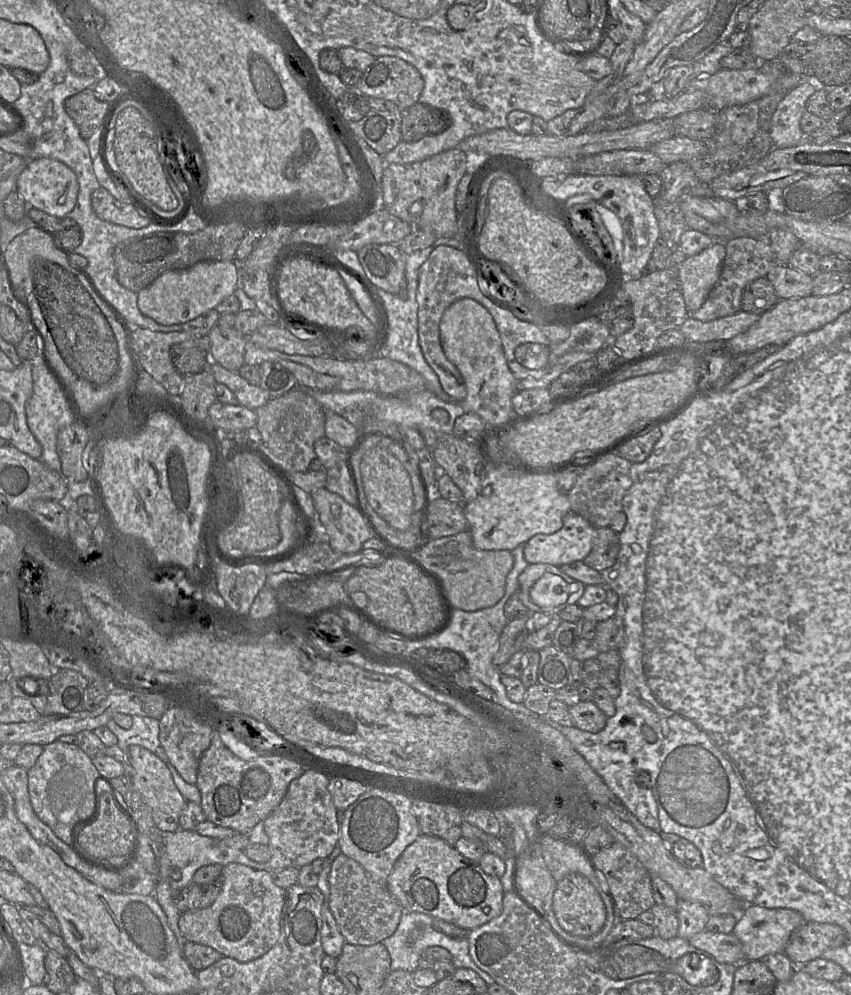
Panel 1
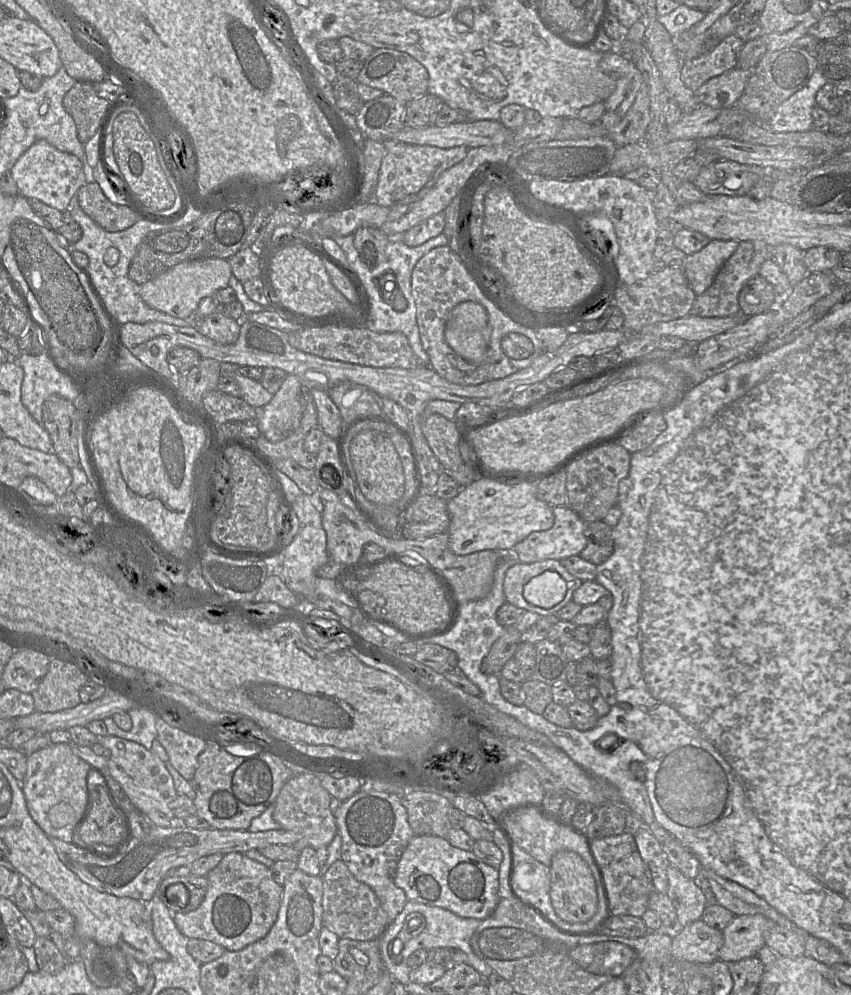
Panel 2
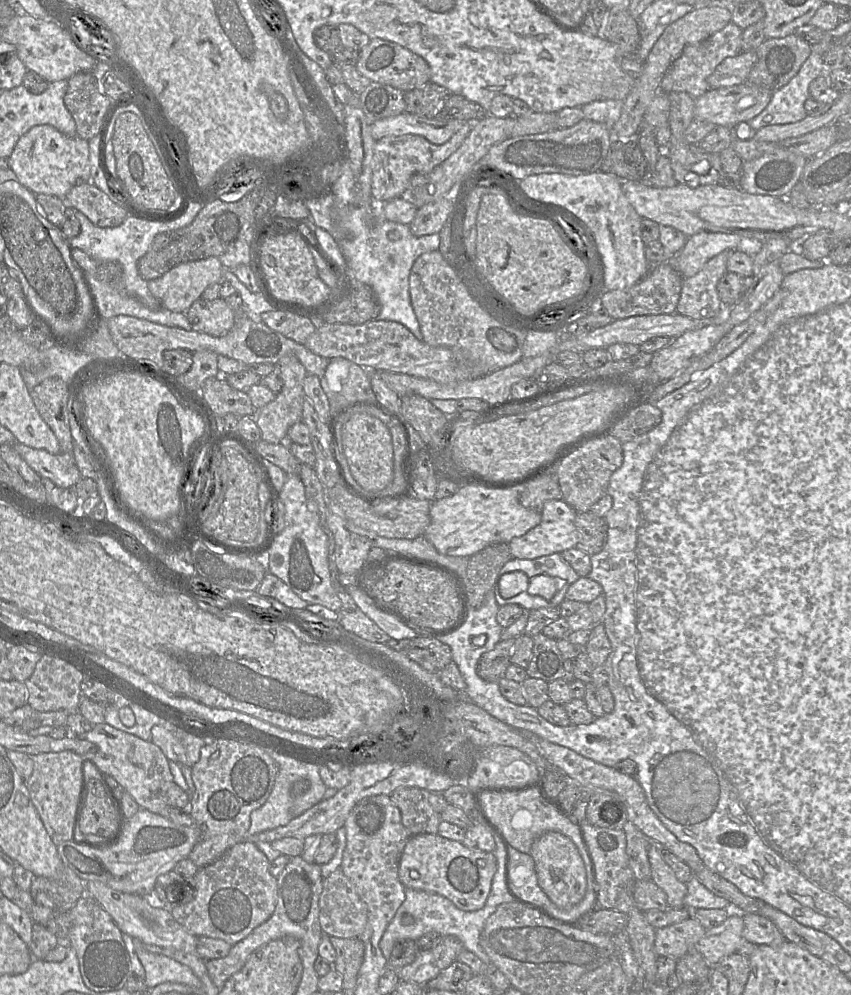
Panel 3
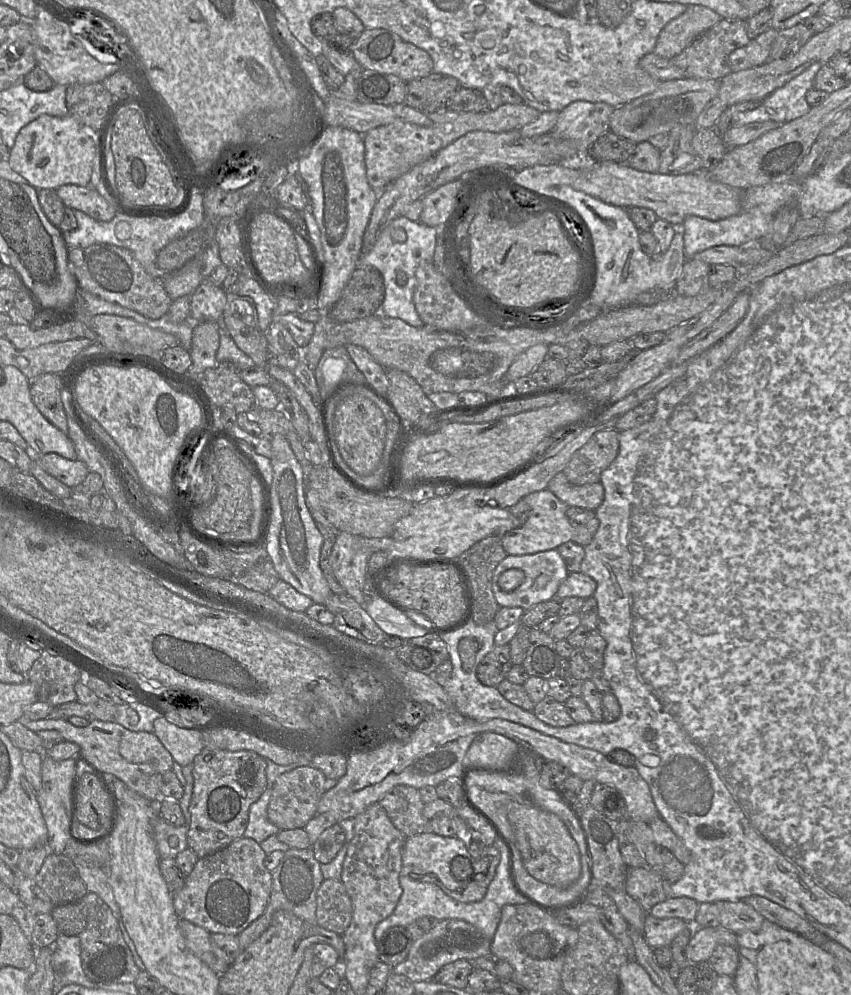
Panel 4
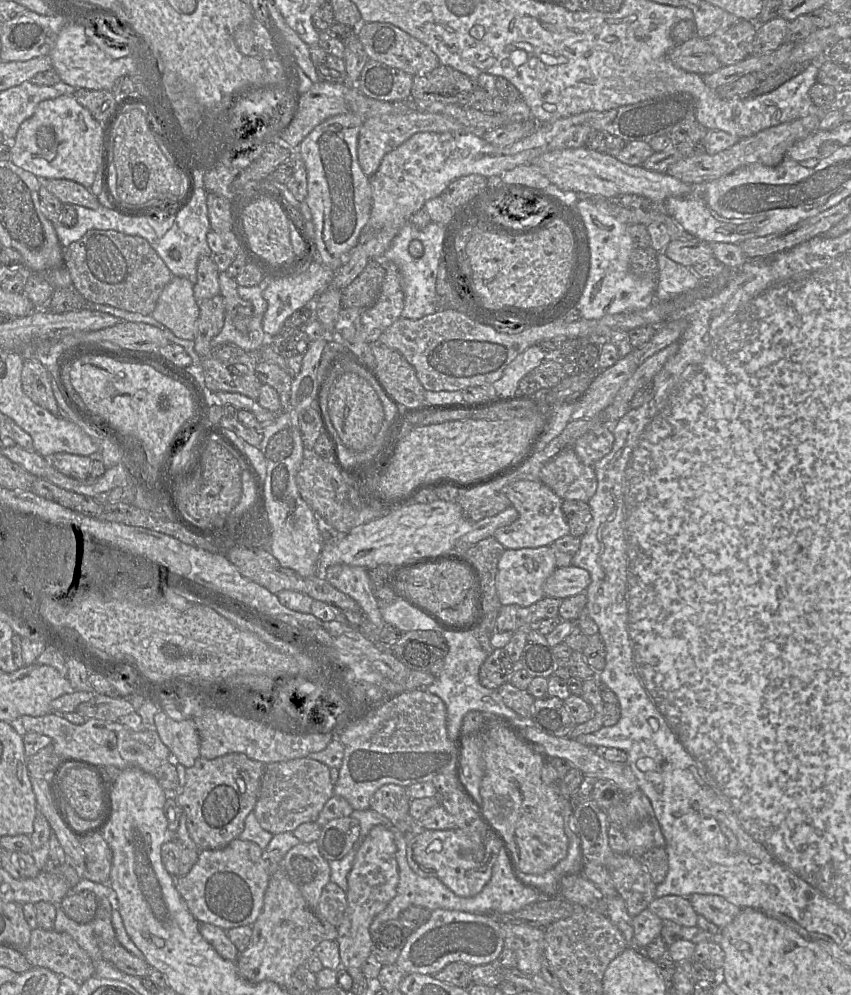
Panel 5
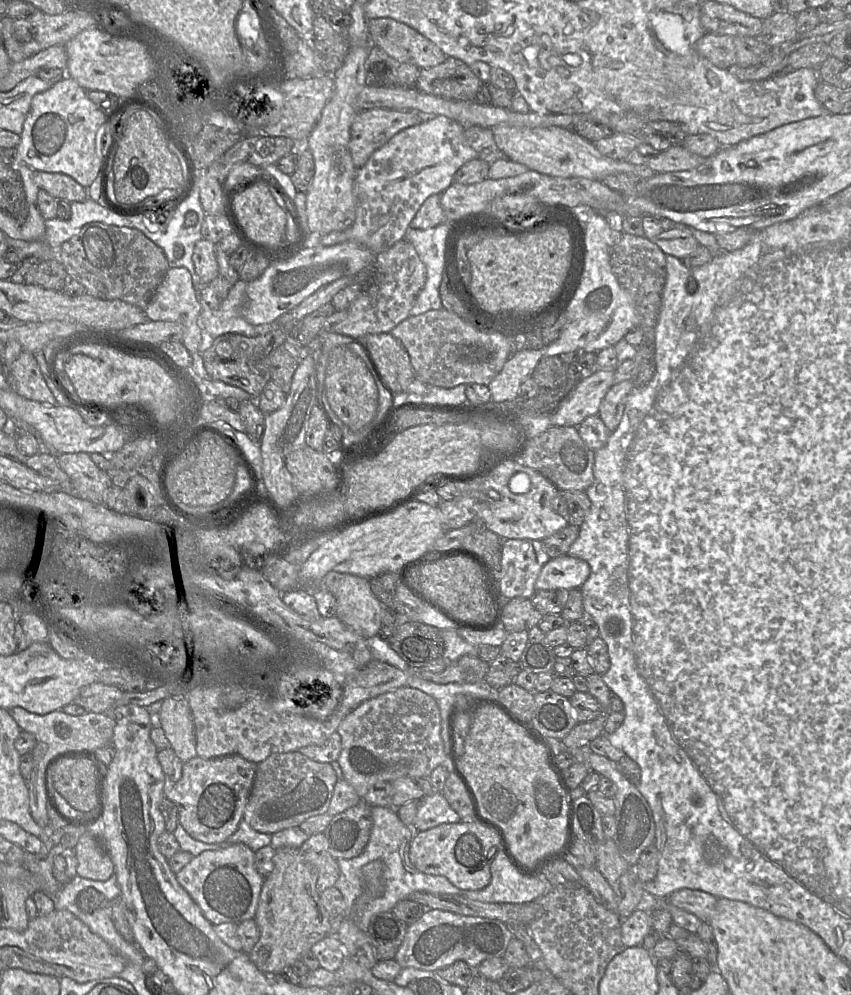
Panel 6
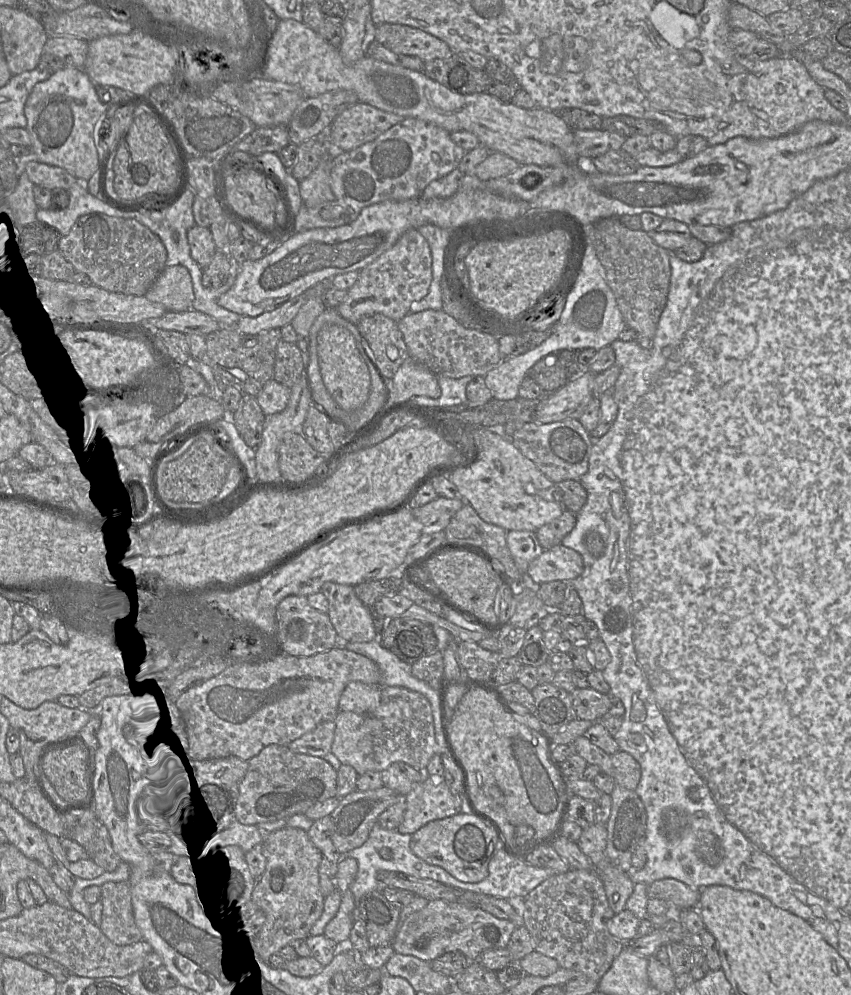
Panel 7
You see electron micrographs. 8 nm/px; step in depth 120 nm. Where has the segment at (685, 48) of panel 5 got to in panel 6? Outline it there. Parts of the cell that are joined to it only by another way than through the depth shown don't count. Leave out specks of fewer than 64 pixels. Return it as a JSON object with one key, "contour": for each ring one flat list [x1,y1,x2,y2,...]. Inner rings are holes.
{"contour":[[706,33,696,42,695,49,715,66,729,70,736,63,734,36]]}

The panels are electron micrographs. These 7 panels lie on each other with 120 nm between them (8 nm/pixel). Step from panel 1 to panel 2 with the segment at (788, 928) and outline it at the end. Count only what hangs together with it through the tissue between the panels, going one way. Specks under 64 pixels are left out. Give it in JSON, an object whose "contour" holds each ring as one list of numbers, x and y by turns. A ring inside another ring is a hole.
{"contour":[[761,914,734,916,722,931,724,944,719,950,718,960,733,963,757,956,766,946,765,932,776,925]]}

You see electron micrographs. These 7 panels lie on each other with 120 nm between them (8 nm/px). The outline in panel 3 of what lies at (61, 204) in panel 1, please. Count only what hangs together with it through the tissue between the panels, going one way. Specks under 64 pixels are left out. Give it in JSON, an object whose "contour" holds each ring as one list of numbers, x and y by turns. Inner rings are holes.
{"contour":[[51,125,34,126,17,141,8,165,17,181,35,195,47,194,64,199,71,188,89,181,89,143,78,135,68,137]]}

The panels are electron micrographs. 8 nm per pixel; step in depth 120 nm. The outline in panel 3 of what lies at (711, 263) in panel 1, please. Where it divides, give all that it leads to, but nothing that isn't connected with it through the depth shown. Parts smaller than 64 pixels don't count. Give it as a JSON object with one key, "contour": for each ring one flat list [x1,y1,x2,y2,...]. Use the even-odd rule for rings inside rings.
{"contour":[[702,231,688,237,688,240,675,256,674,266,683,278,696,275,715,256,727,250,736,250,742,240,737,233]]}

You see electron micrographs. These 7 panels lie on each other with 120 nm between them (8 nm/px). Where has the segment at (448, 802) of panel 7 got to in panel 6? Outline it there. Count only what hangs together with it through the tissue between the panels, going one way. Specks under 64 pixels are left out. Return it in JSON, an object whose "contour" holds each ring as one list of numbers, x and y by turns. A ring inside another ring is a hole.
{"contour":[[441,792,433,793,418,800,417,814,412,829,422,832,441,824,458,823,462,821,453,810]]}

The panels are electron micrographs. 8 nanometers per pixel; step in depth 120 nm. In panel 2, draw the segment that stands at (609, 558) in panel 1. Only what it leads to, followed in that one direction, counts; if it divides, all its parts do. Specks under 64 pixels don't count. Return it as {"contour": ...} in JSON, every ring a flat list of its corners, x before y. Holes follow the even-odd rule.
{"contour":[[603,521,588,522,584,535,587,544,580,553,581,558,594,565,605,562,614,549,612,528]]}

